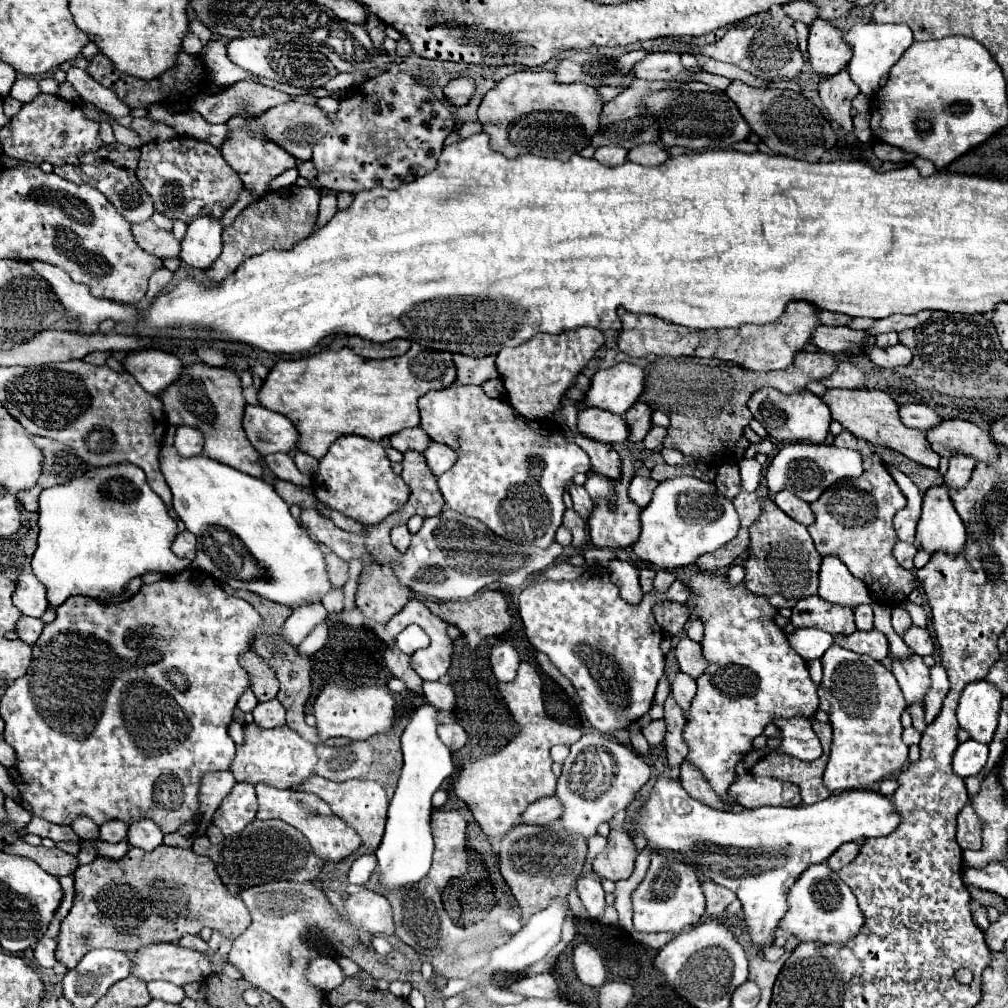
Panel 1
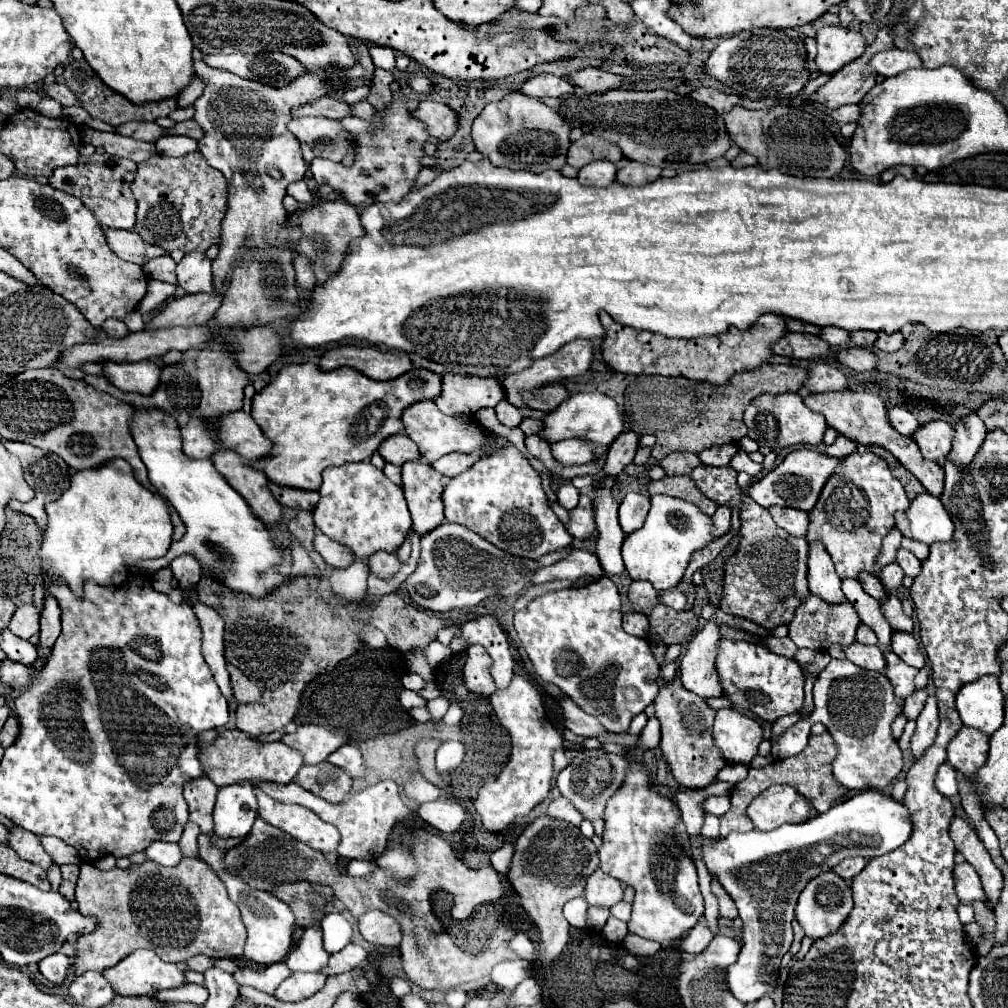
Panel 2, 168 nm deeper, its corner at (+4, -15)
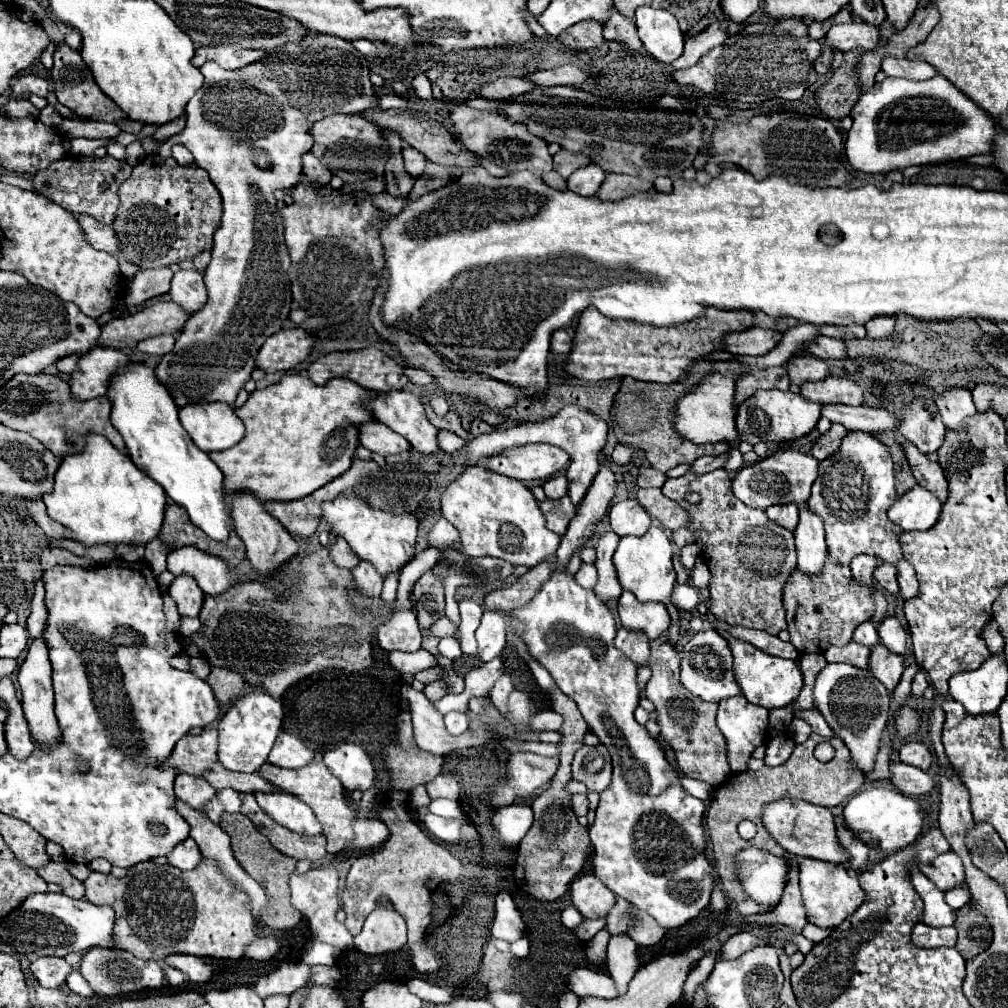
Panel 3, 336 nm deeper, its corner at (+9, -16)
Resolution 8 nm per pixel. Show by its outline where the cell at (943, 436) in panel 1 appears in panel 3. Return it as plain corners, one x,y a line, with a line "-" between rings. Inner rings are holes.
914,398
902,408
898,434
912,442
922,454
936,452
944,440
946,426
938,416
938,408
930,398

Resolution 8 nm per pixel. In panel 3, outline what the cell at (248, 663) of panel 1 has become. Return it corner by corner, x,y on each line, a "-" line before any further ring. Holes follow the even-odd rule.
212,668
206,682
214,690
214,696
220,704
234,702
244,692
244,678
228,668

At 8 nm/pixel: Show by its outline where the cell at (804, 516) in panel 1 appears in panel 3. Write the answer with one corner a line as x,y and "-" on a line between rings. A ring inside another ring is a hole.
792,502
780,504
780,506
770,506
770,508
766,508
766,514
770,520
784,526
786,530
794,530
798,524
798,506

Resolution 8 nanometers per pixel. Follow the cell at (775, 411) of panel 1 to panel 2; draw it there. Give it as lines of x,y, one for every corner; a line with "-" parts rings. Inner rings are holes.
797,393
755,397
747,405
743,421
749,427
749,437
769,449
785,449
795,445
819,445
827,429
825,419
819,413
809,411

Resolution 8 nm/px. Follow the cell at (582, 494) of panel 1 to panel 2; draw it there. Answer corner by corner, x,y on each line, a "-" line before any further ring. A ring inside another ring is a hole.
561,483
559,489
557,489
557,499
559,499
559,503
561,503
567,511
571,511
571,509
577,507
579,491
577,491
571,483

